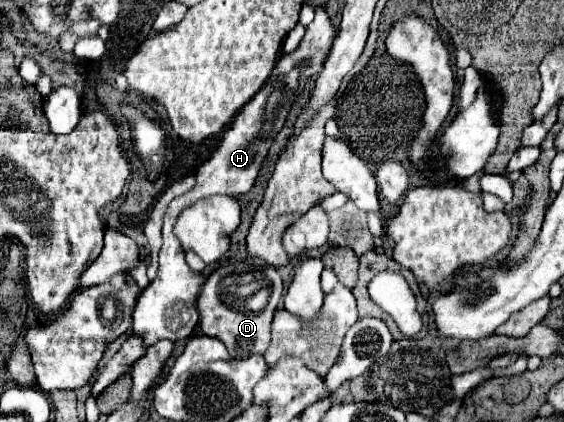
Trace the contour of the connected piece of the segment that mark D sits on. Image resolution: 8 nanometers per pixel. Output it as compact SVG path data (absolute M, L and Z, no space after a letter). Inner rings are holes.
M268 267L264 269L264 273L262 269L256 269L254 275L246 273L244 279L246 281L238 283L234 289L230 289L230 293L222 291L222 299L218 299L218 269L216 269L204 283L198 299L202 333L220 339L226 345L232 359L246 359L252 353L266 351L266 347L270 345L270 323L284 293L284 283L276 269Z

